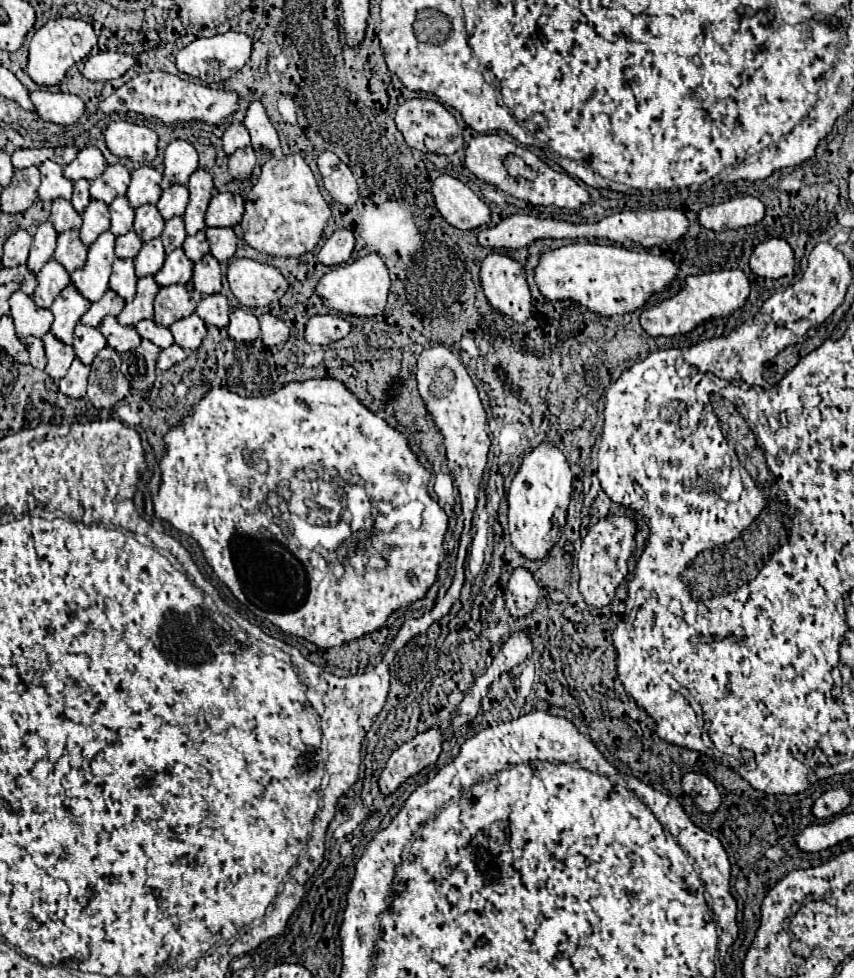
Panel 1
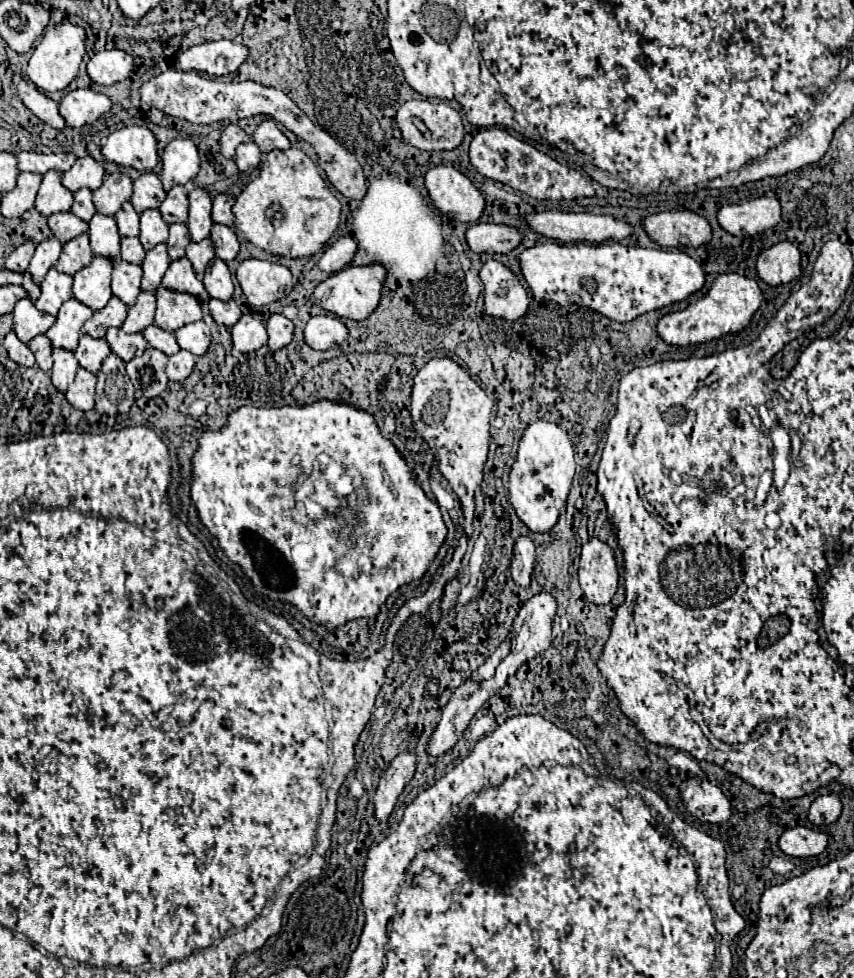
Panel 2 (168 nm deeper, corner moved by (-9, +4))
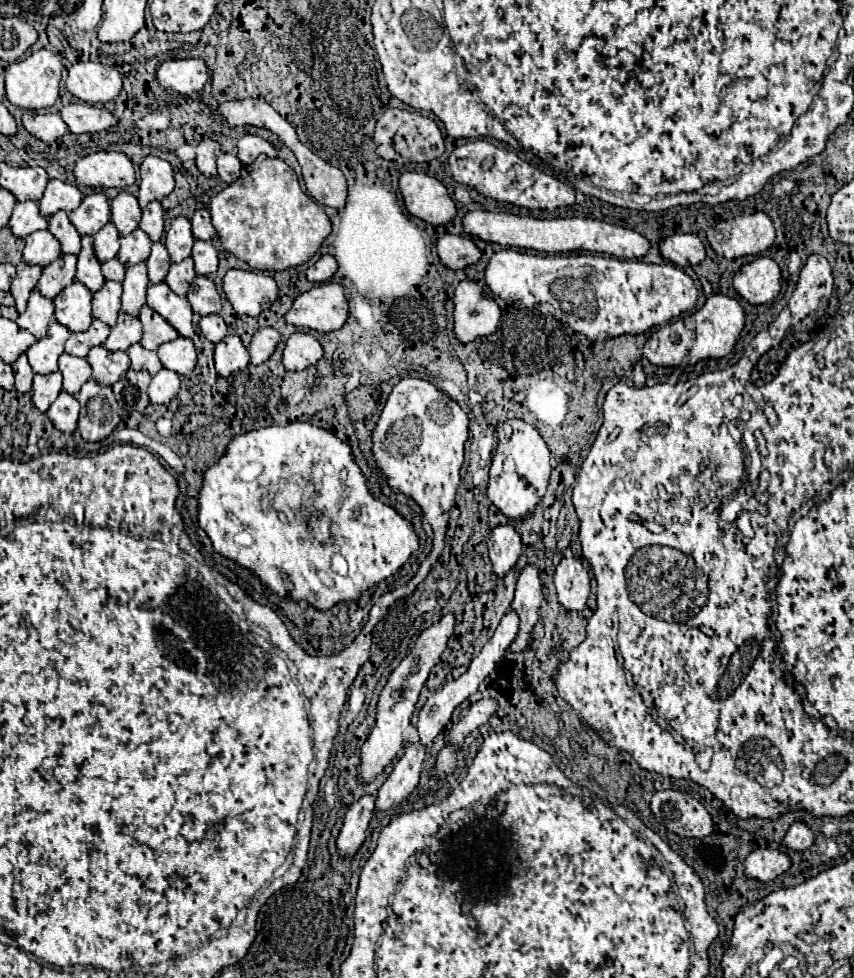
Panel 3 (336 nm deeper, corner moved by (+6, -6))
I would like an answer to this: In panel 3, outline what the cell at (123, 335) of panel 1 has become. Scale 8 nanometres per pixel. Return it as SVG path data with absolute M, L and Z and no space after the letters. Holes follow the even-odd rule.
M93 346L87 362L93 368L93 378L105 386L115 384L129 370L127 352L109 352L105 346Z

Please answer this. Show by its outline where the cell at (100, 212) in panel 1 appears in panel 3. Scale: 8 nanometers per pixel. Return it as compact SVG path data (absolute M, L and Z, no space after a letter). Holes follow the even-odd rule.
M81 236L81 252L79 252L79 262L77 262L77 276L79 282L83 282L91 292L97 292L105 278L101 272L101 262L97 260L93 252L93 238L91 236Z

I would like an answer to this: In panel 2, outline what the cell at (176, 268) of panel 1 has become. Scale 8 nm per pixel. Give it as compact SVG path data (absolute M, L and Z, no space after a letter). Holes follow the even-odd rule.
M180 258L180 260L176 260L176 262L170 264L170 268L166 270L166 274L162 278L162 286L168 288L168 290L174 290L174 292L192 294L198 300L202 300L204 310L208 308L210 296L208 296L204 284L202 284L202 280L194 274L192 264L188 262L188 258Z

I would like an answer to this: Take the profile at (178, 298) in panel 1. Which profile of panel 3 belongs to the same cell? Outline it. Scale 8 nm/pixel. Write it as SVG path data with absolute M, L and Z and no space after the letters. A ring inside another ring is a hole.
M149 306L141 308L139 320L143 324L141 346L147 348L147 350L157 350L163 342L175 340L179 336L177 330L163 316L159 316L155 310L151 310Z

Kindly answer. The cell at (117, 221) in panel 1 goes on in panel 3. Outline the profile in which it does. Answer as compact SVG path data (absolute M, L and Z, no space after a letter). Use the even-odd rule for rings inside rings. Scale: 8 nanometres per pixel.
M113 222L105 224L93 236L93 246L95 246L95 254L97 254L99 262L105 262L105 260L111 260L111 258L117 256L117 252L119 252L119 232L117 232Z

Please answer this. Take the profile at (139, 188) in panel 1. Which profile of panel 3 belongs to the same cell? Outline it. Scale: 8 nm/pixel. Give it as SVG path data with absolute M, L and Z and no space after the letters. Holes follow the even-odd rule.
M121 192L111 200L111 220L117 226L119 234L129 234L139 226L141 208L131 192Z

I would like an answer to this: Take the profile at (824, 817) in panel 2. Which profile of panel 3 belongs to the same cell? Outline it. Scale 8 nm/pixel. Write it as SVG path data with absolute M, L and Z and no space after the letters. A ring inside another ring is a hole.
M797 820L791 824L791 828L787 830L785 834L785 844L791 848L791 850L797 850L797 852L803 852L807 850L811 844L815 842L815 832L811 830L809 824Z

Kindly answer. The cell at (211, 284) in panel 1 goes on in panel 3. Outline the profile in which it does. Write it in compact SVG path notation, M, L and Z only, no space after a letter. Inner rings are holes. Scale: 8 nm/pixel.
M197 276L187 292L187 300L199 316L217 314L221 310L221 296L215 288L215 282L207 276Z

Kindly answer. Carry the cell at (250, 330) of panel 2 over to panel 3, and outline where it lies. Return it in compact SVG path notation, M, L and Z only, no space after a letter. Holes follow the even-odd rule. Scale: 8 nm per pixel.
M225 336L225 340L221 340L215 346L215 368L217 374L221 376L231 376L233 372L239 372L243 368L247 368L249 364L249 352L243 346L239 336Z

